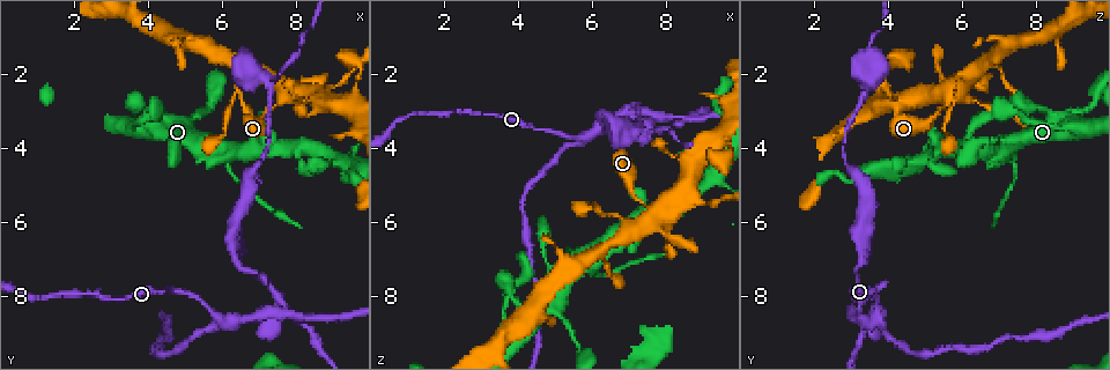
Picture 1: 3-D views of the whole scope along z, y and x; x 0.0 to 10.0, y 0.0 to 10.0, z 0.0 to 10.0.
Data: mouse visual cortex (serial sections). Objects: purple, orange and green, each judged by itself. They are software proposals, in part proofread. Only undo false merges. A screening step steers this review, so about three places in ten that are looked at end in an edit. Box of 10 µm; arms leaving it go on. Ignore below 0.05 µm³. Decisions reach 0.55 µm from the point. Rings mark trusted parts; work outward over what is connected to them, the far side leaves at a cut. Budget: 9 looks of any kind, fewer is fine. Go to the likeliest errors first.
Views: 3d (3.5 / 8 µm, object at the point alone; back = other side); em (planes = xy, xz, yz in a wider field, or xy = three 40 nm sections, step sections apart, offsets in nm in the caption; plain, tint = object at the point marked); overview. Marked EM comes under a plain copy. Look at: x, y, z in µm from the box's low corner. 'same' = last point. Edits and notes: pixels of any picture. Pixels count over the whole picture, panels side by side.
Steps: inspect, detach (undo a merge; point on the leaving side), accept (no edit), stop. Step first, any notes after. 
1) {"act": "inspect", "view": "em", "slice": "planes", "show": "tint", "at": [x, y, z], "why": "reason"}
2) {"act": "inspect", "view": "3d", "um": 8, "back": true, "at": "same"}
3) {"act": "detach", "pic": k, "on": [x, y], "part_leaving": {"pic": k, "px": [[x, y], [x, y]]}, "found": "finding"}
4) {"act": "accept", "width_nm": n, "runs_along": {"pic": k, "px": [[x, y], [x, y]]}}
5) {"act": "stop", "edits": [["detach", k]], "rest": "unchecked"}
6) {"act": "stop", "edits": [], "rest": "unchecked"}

{"act": "inspect", "view": "3d", "um": 8, "at": [5.85, 8.55, 3.70], "why": "three arms meet"}

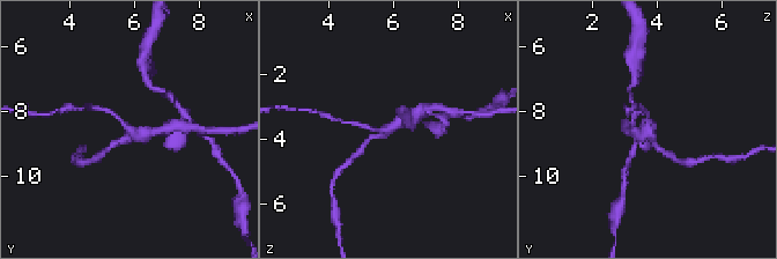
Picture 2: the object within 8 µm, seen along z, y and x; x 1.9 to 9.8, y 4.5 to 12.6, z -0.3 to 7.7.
{"act": "inspect", "view": "em", "slice": "xy", "step": 1, "show": "tint", "at": "same", "arms": 3, "arm_widths_nm": [150, 200, 250]}

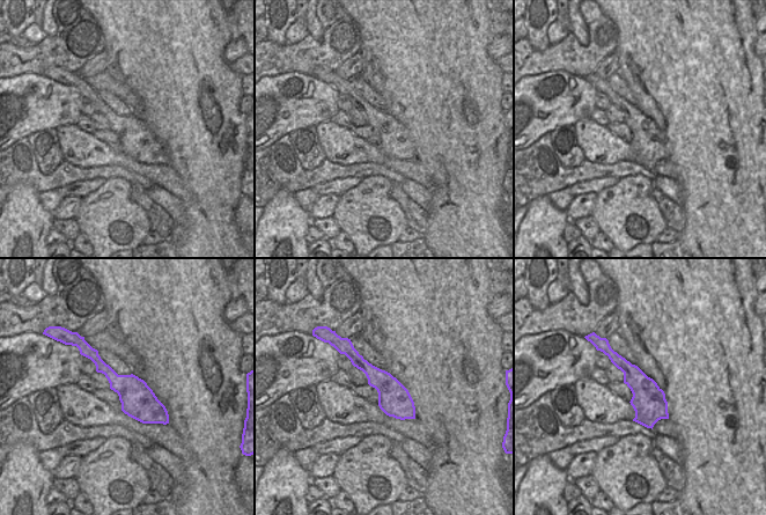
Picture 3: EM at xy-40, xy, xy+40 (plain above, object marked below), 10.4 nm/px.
{"act": "accept", "runs_along": {"pic": 3, "px": [[89, 354], [149, 410], [164, 418]]}, "found": "all the same cell"}

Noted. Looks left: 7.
{"act": "inspect", "view": "3d", "um": 3.5, "at": [7.60, 8.05, 3.30], "why": "four or more arms meet"}

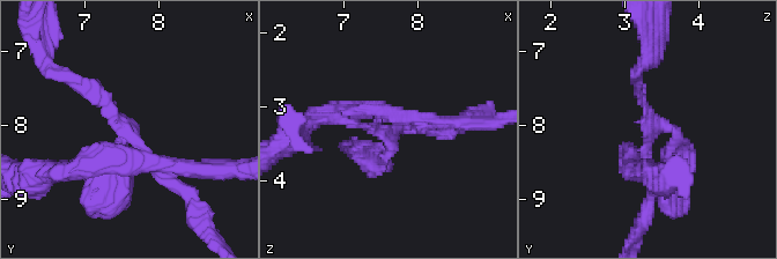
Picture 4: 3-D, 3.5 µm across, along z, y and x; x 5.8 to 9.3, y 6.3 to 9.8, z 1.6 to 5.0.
{"act": "inspect", "view": "em", "slice": "xy", "step": 3, "show": "tint", "at": [7.60, 8.10, 3.30], "arms": 4, "arm_widths_nm": [150, 200, 250, 350]}

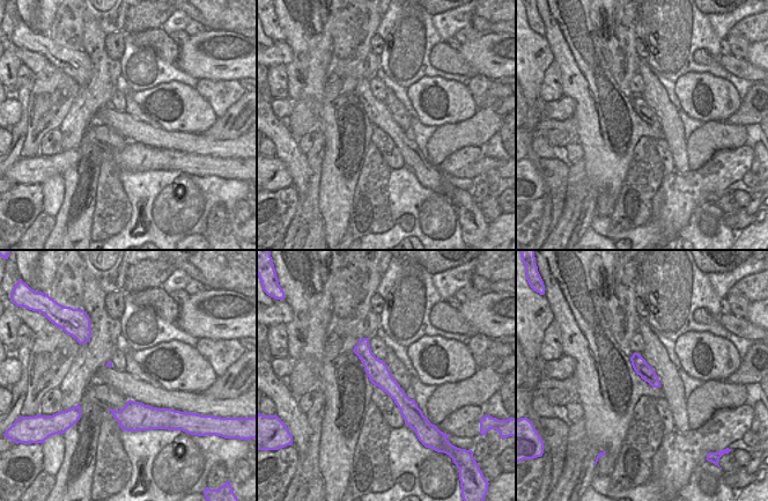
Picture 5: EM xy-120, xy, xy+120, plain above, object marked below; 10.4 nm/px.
{"act": "detach", "pic": 4, "on": [109, 183], "found": "two cells meet here"}

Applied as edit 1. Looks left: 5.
{"act": "inspect", "view": "overview"}

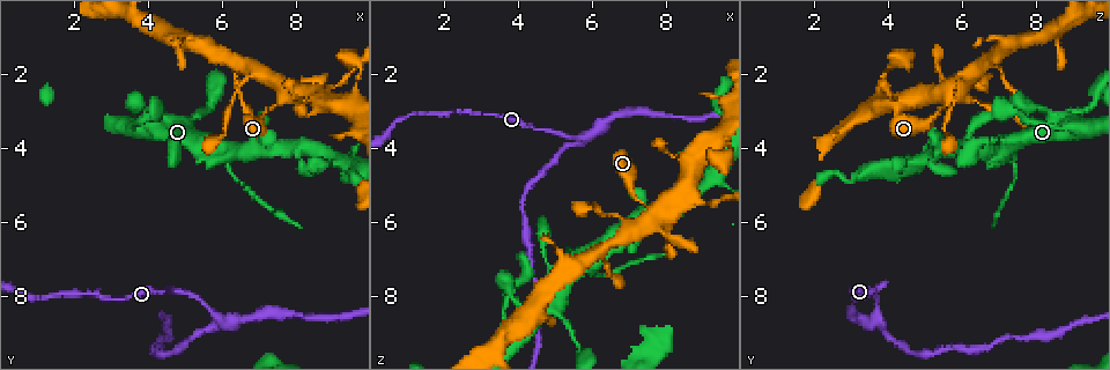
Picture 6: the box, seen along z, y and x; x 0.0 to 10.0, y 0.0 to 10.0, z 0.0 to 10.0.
{"act": "inspect", "view": "3d", "um": 3.5, "at": [7.10, 1.95, 6.30], "why": "thin arm on a thick one"}

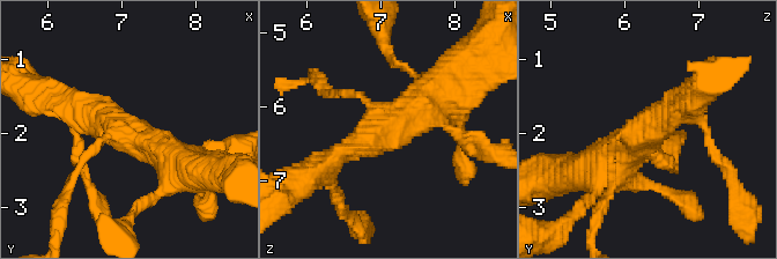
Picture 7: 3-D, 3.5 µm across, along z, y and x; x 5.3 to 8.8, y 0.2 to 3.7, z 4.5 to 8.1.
{"act": "inspect", "view": "em", "slice": "xy", "step": 2, "show": "tint", "at": [7.05, 1.95, 6.25], "arms": 3, "arm_widths_nm": [100, 300, 500]}

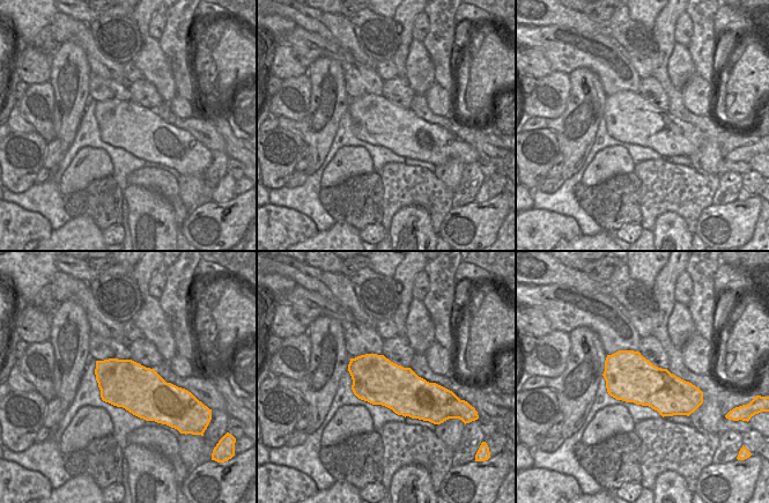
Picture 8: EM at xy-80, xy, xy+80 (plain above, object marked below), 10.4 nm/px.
{"act": "accept", "runs_along": {"pic": 7, "px": [[433, 90], [415, 115], [323, 168]]}, "found": "one cell here"}

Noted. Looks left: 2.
{"act": "inspect", "view": "3d", "um": 8, "at": [6.05, 4.25, 7.35]}

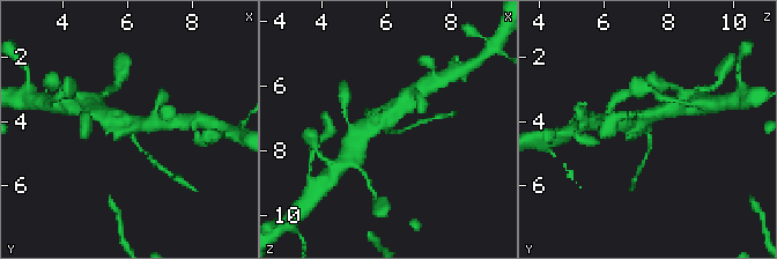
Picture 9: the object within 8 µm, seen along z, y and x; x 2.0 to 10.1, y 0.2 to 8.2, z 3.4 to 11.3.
{"act": "inspect", "view": "em", "slice": "xy", "step": 5, "show": "tint", "at": "same"}

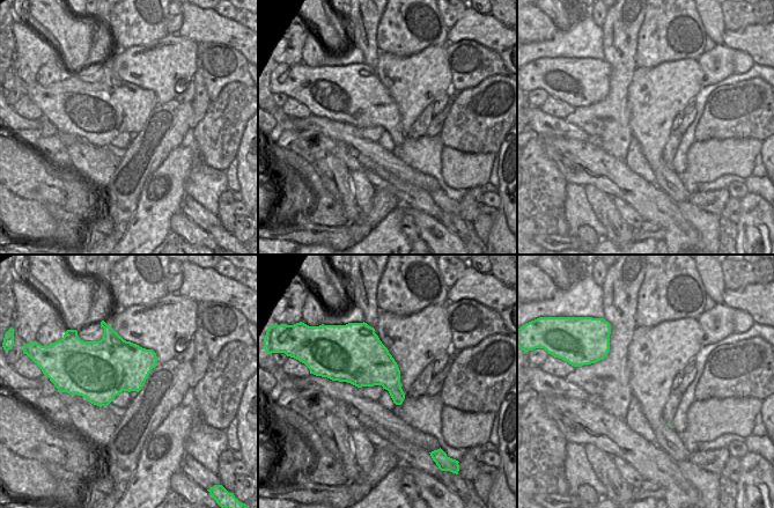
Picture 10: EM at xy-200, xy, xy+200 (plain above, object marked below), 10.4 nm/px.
{"act": "detach", "pic": 9, "on": [650, 148], "width_nm": 400, "part_leaving": {"pic": 9, "px": [[648, 132], [651, 146], [639, 169]]}, "found": "a second cell is stuck on"}

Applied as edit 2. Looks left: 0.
{"act": "stop", "edits": [["detach", 4], ["detach", 9]], "rest": "unchecked"}

